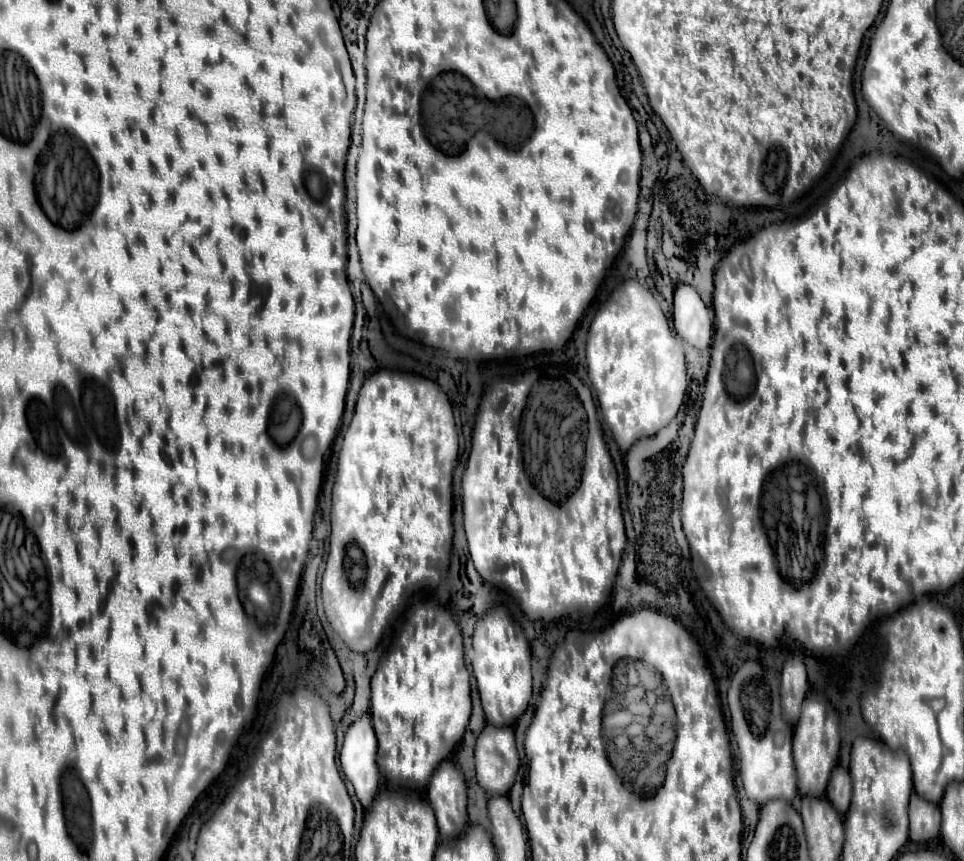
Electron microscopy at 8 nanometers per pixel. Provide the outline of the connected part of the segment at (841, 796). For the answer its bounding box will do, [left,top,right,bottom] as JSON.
[825,767,851,815]

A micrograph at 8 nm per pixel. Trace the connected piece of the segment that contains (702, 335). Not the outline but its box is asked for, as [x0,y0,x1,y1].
[673,283,713,349]

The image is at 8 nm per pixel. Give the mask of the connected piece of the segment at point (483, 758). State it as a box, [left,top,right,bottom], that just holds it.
[475,725,519,795]

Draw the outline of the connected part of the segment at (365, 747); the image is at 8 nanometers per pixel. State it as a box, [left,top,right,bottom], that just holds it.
[339,713,379,809]

